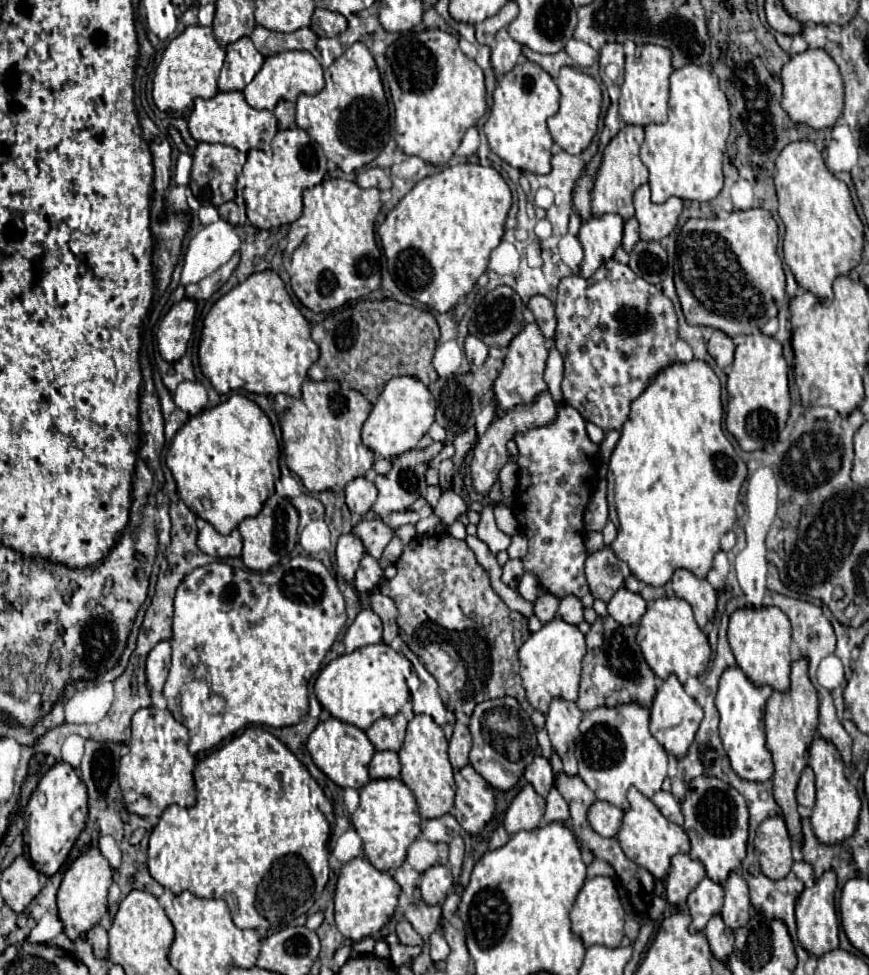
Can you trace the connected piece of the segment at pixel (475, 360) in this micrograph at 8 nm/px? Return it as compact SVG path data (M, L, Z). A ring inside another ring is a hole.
M469 335L465 339L465 355L473 365L481 367L485 363L485 359L487 359L487 345L483 341L479 341L477 337Z

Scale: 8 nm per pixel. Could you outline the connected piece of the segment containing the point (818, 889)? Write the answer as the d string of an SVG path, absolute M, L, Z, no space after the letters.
M827 871L821 879L815 881L811 889L805 889L795 905L795 917L797 917L797 939L799 945L815 957L821 957L823 953L829 953L831 949L839 947L839 921L835 913L835 887L837 879L833 871Z

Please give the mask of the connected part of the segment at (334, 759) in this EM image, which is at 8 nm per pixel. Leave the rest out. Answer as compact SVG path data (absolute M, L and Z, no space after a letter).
M335 717L319 723L315 727L315 731L309 735L309 741L307 741L307 751L313 759L313 763L333 781L337 783L339 787L353 787L353 789L361 789L363 785L367 785L369 779L369 763L371 763L371 757L375 755L375 749L369 741L369 737L365 735L363 729L355 727L355 725L349 725L349 723L343 723Z

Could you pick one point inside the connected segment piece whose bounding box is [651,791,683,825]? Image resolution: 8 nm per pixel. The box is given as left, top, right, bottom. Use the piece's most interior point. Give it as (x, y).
(666, 803)

